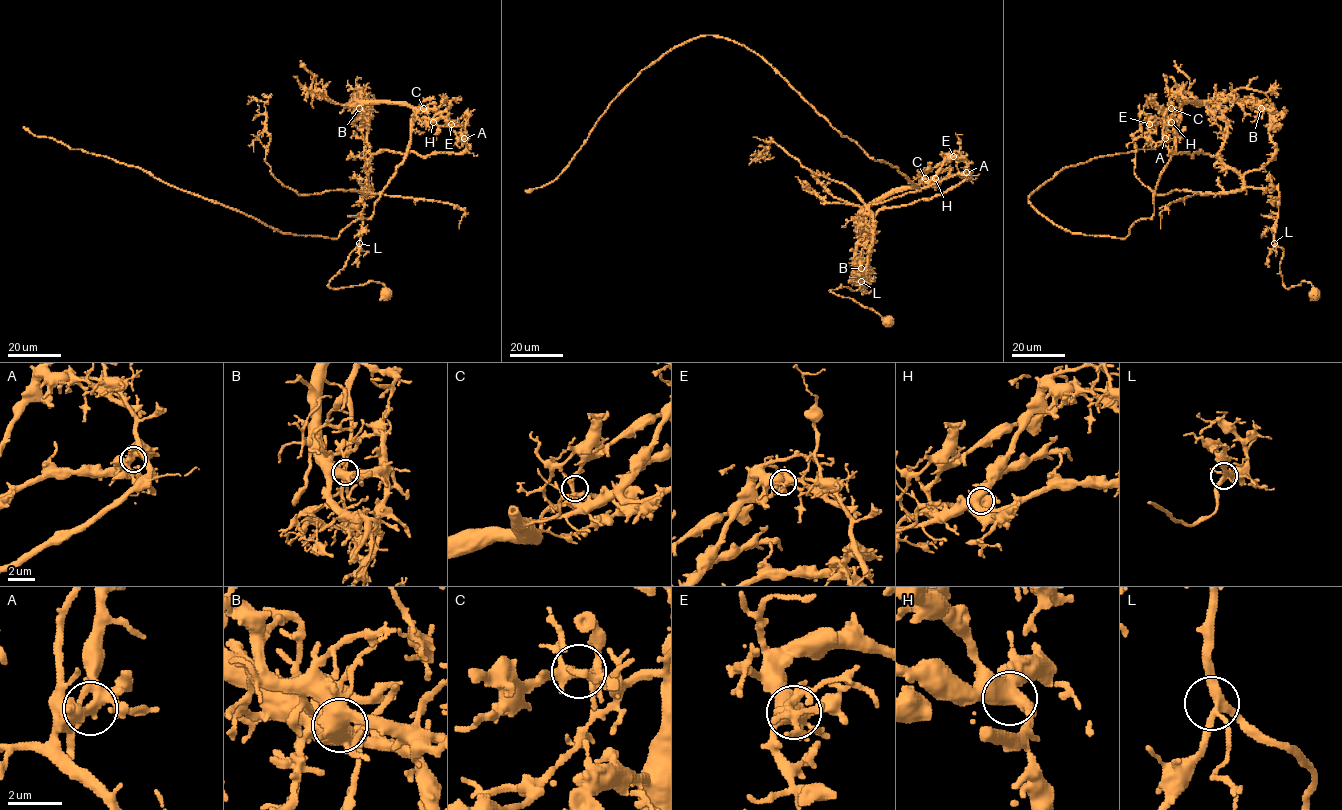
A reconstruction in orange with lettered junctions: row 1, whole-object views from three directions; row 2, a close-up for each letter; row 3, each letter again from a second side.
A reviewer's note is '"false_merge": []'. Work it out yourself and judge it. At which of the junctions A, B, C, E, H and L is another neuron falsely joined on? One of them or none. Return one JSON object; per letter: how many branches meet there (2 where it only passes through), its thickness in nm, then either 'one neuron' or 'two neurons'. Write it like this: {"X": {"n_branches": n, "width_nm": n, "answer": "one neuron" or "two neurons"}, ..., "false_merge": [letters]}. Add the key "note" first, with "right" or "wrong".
{"note": "wrong", "A": {"n_branches": 5, "width_nm": 420, "answer": "two neurons"}, "B": {"n_branches": 6, "width_nm": 480, "answer": "one neuron"}, "C": {"n_branches": 4, "width_nm": 400, "answer": "one neuron"}, "E": {"n_branches": 5, "width_nm": 400, "answer": "one neuron"}, "H": {"n_branches": 4, "width_nm": 500, "answer": "one neuron"}, "L": {"n_branches": 4, "width_nm": 280, "answer": "one neuron"}, "false_merge": ["A"]}

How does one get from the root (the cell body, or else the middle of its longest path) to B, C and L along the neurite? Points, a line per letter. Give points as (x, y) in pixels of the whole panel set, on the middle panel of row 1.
B: (889, 321), (830, 290), (855, 291), (862, 281), (865, 285), (869, 251), (867, 282), (858, 272), (861, 268)
C: (889, 321), (830, 290), (865, 285), (872, 226), (869, 234), (864, 211), (925, 178)
L: (889, 321), (830, 290), (848, 287), (855, 291), (861, 281)

